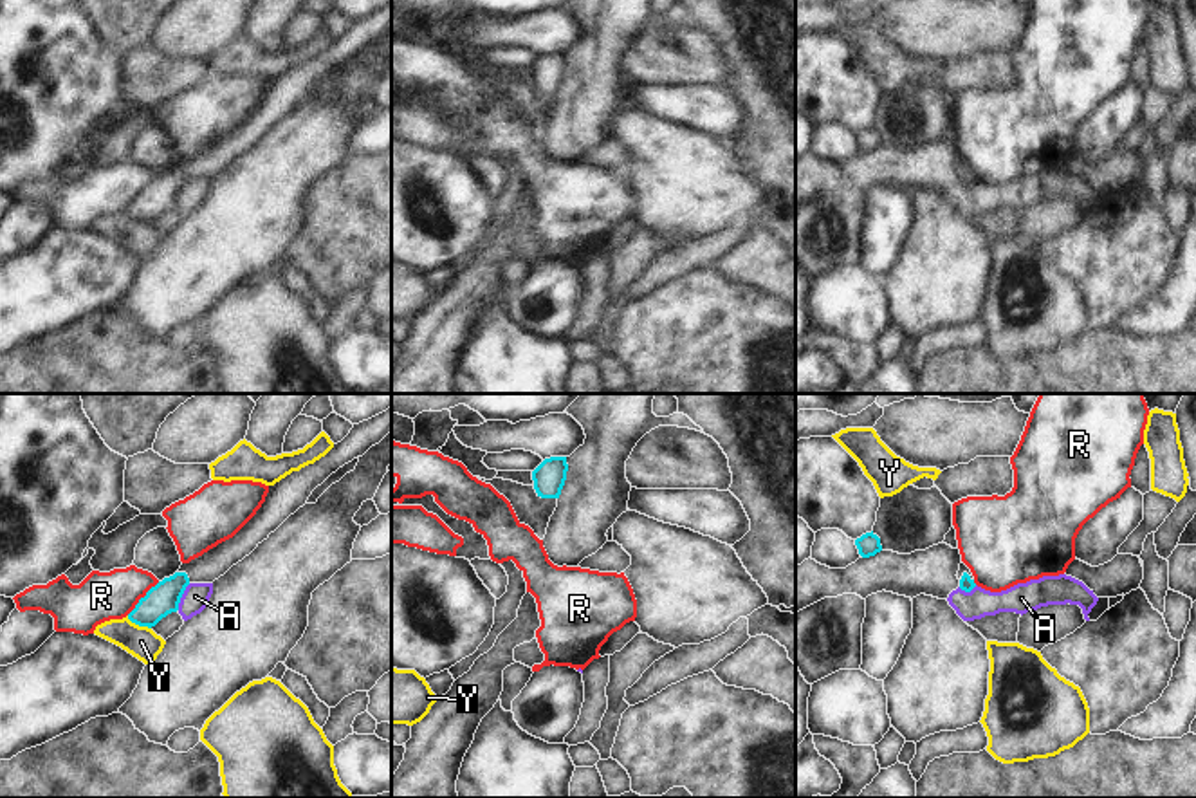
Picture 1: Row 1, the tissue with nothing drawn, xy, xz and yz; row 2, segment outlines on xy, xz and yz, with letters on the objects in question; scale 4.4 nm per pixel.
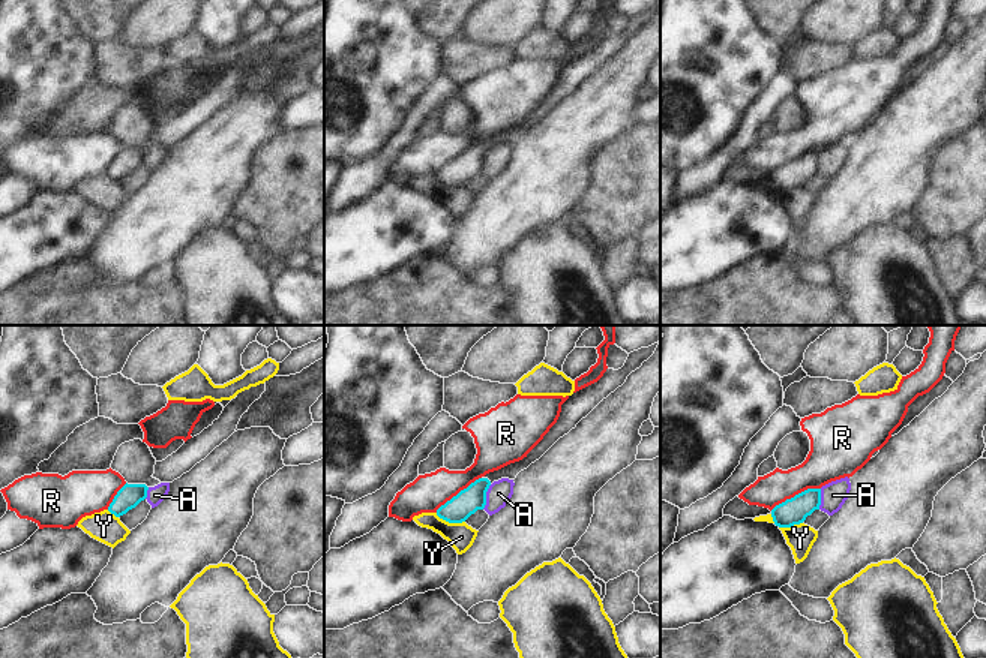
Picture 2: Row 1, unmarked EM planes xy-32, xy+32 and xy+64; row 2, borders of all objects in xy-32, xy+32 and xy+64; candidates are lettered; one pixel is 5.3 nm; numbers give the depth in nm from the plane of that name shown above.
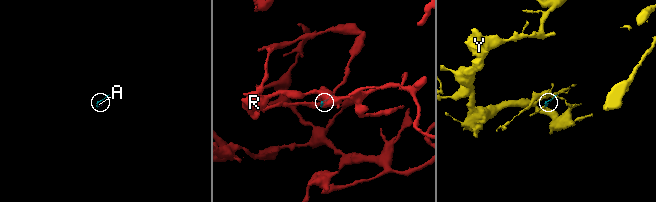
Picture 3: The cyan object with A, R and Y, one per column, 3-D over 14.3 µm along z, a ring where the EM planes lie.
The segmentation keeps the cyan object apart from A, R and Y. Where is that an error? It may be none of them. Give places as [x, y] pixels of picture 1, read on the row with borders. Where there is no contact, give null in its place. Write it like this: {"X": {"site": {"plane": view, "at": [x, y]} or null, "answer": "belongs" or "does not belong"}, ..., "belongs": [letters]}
{"A": {"site": {"plane": "xy", "at": [181, 596]}, "answer": "does not belong"}, "R": {"site": {"plane": "xy", "at": [141, 598]}, "answer": "does not belong"}, "Y": {"site": {"plane": "xy", "at": [139, 625]}, "answer": "does not belong"}, "belongs": []}

